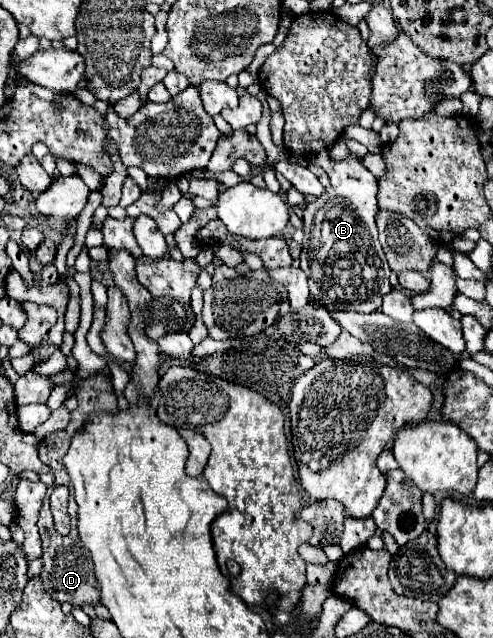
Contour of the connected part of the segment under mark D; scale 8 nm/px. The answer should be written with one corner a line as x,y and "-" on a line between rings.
47,498
43,499
42,507
39,511
39,533
41,533
41,541
43,541
43,569
41,569
41,581
47,589
47,593
51,593
51,597
59,603
71,603
73,607
83,607
83,605
97,605
99,603
99,581
95,577
93,571
93,561
91,555
87,553
87,549
77,549
79,545
79,535
75,529
75,515
71,517
73,521
73,529
67,537
59,535
53,527
53,519
51,519
50,505
47,505

